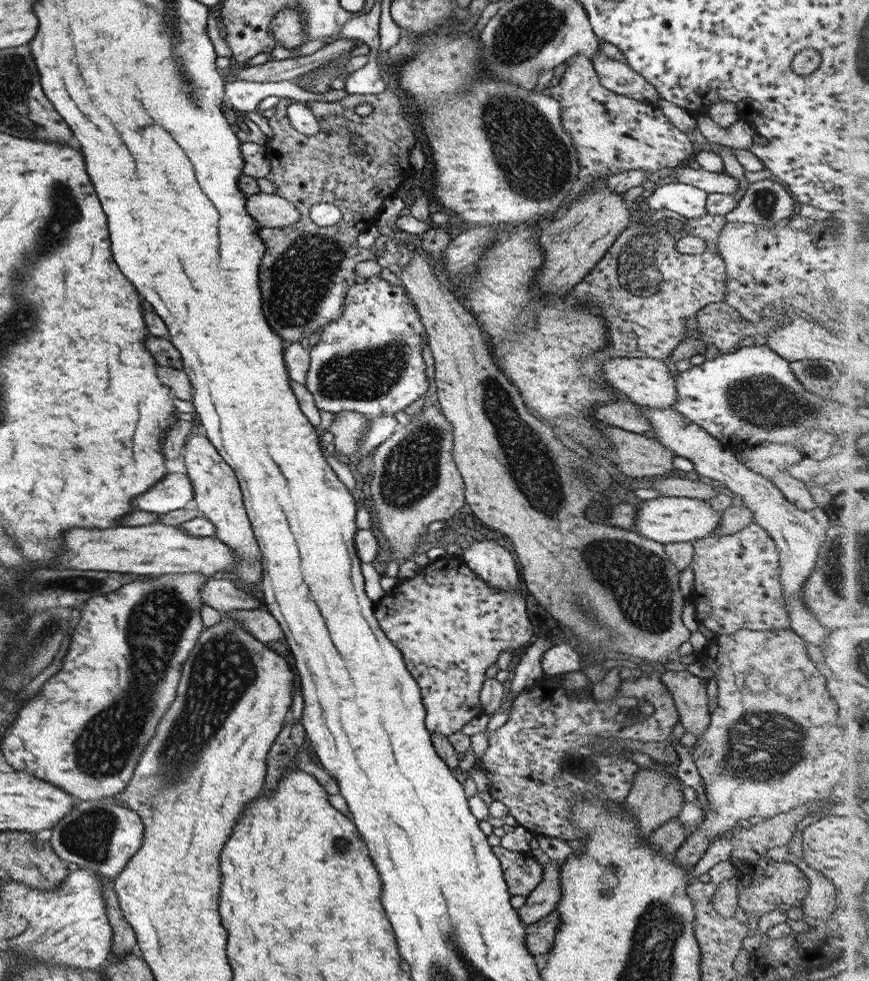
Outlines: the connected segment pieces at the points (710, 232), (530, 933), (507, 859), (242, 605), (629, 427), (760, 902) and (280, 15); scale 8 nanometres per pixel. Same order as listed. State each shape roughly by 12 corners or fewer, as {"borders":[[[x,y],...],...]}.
{"borders":[[[723,215],[698,216],[680,223],[677,236],[696,236],[717,253],[716,240],[726,223]],[[557,911],[524,927],[527,950],[550,950],[560,925]],[[497,845],[510,896],[527,896],[541,882],[530,851]],[[207,578],[205,606],[219,612],[263,610],[258,594],[229,579]],[[630,403],[601,404],[592,416],[606,425],[642,434],[646,416]],[[733,861],[737,904],[759,918],[802,904],[809,882],[791,863]],[[284,6],[270,22],[275,40],[294,50],[308,41],[300,10]]]}

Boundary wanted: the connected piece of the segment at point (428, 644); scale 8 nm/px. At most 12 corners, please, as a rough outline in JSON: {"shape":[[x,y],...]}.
{"shape":[[460,557],[373,617],[445,737],[485,713],[485,670],[532,642],[519,590]]}

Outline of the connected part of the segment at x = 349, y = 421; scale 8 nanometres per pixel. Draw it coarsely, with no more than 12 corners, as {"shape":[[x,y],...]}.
{"shape":[[340,410],[328,428],[336,455],[351,456],[366,415]]}

